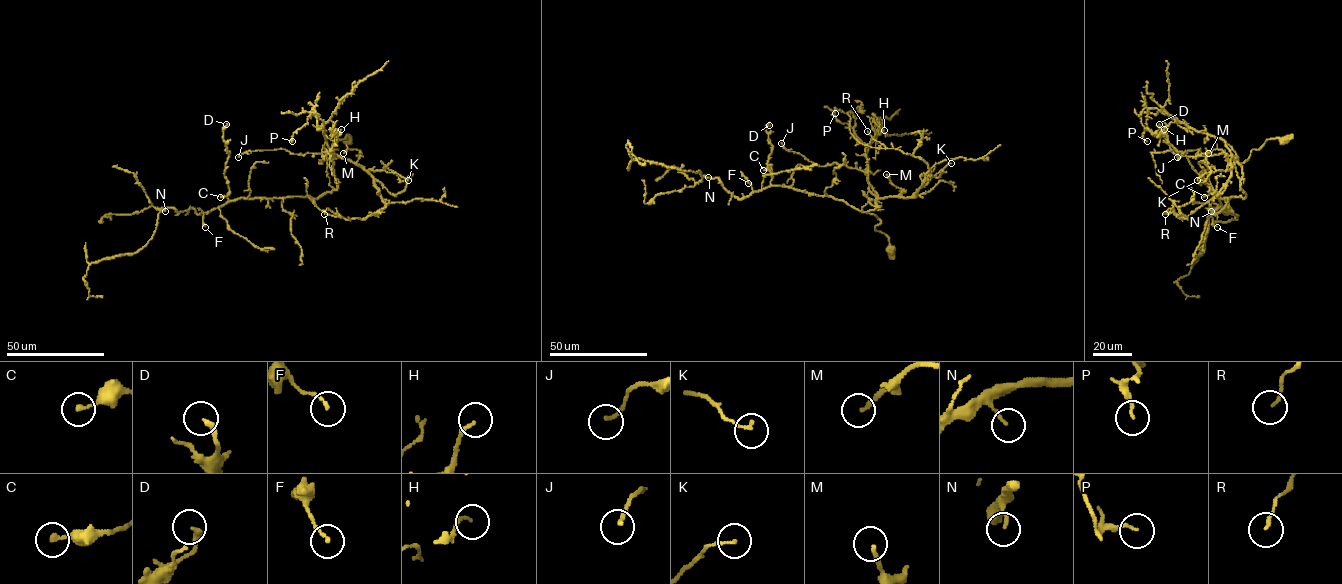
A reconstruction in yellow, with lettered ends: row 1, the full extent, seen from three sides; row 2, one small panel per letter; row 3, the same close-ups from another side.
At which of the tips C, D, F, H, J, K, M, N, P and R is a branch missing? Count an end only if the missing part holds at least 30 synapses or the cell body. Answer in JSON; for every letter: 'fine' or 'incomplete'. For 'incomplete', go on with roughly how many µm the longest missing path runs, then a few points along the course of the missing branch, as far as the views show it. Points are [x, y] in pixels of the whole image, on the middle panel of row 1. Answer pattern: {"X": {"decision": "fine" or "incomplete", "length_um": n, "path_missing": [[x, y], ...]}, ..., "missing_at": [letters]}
{"C": {"decision": "fine"}, "D": {"decision": "fine"}, "F": {"decision": "fine"}, "H": {"decision": "fine"}, "J": {"decision": "fine"}, "K": {"decision": "fine"}, "M": {"decision": "fine"}, "N": {"decision": "fine"}, "P": {"decision": "fine"}, "R": {"decision": "fine"}, "missing_at": []}

